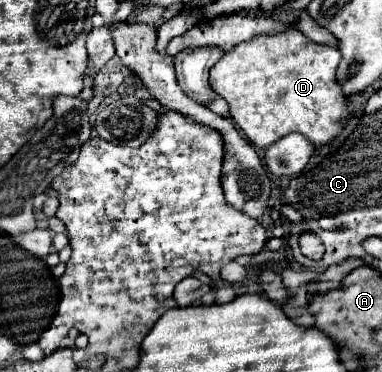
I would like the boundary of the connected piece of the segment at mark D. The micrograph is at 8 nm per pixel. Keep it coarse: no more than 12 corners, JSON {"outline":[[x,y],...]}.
{"outline":[[289,27],[211,67],[233,121],[265,149],[327,145],[349,101],[341,53]]}

